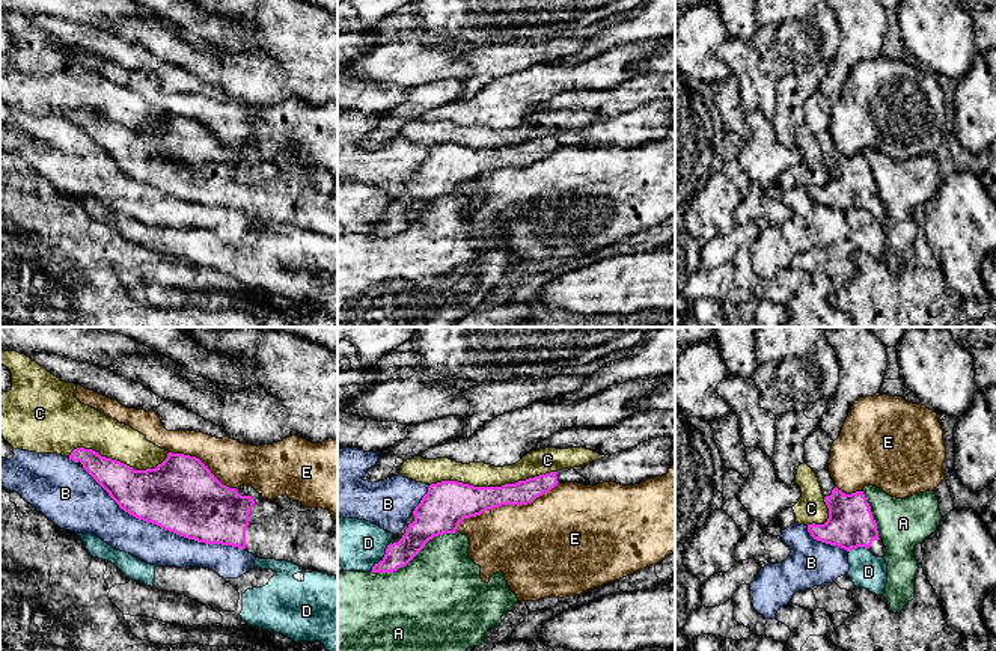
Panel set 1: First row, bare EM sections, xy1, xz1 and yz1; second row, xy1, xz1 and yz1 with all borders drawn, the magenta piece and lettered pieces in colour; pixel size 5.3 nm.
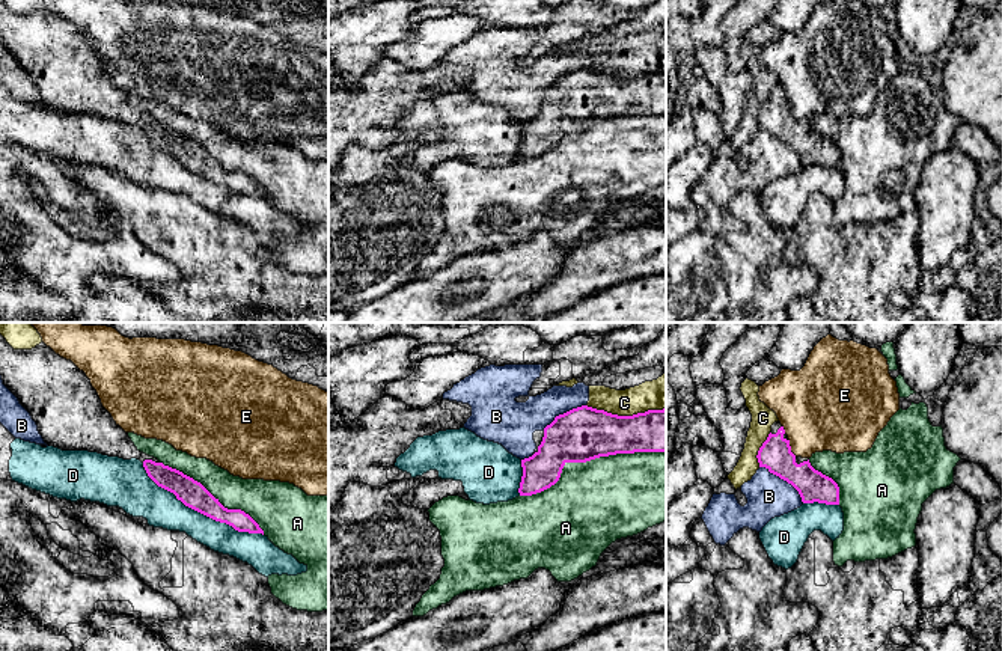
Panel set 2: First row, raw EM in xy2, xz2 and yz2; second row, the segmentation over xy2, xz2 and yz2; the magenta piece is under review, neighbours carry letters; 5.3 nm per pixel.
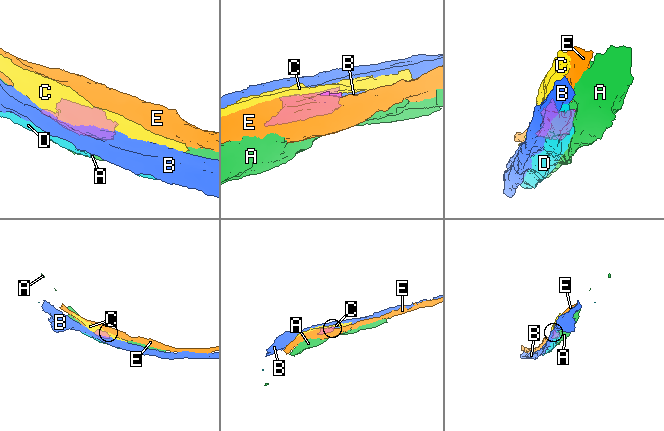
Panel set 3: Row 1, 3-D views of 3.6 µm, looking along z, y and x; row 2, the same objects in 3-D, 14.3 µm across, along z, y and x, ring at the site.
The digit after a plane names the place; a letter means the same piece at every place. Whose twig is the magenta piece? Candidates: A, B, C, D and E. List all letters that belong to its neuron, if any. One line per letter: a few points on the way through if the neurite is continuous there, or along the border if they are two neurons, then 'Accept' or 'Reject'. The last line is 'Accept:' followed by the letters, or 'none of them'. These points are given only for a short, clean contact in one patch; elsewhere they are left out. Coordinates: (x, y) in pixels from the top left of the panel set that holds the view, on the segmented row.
A: Reject
B: Reject
C: Reject
D: Reject
E: Reject
Accept: none of them

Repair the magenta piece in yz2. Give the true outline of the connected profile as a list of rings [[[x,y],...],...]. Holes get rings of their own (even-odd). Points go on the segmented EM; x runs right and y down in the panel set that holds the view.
[[[779,420],[771,425],[756,458],[759,467],[765,467],[770,473],[791,484],[803,503],[839,505],[838,484],[815,470],[809,458],[796,457],[791,452],[788,436]]]

